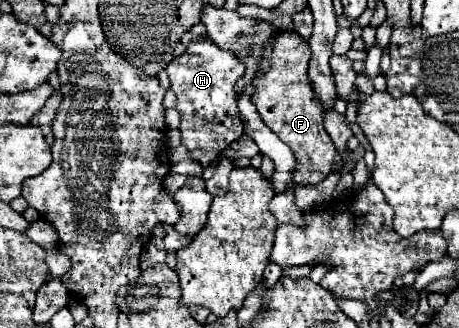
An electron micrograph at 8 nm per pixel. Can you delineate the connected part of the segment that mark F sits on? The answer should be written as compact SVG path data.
M281 31L275 37L271 67L263 79L255 79L255 91L251 95L251 103L257 107L263 123L285 143L295 155L295 171L293 185L313 185L323 181L337 159L337 149L331 143L325 127L323 127L323 109L321 103L313 97L307 65L309 65L311 49L295 31Z

